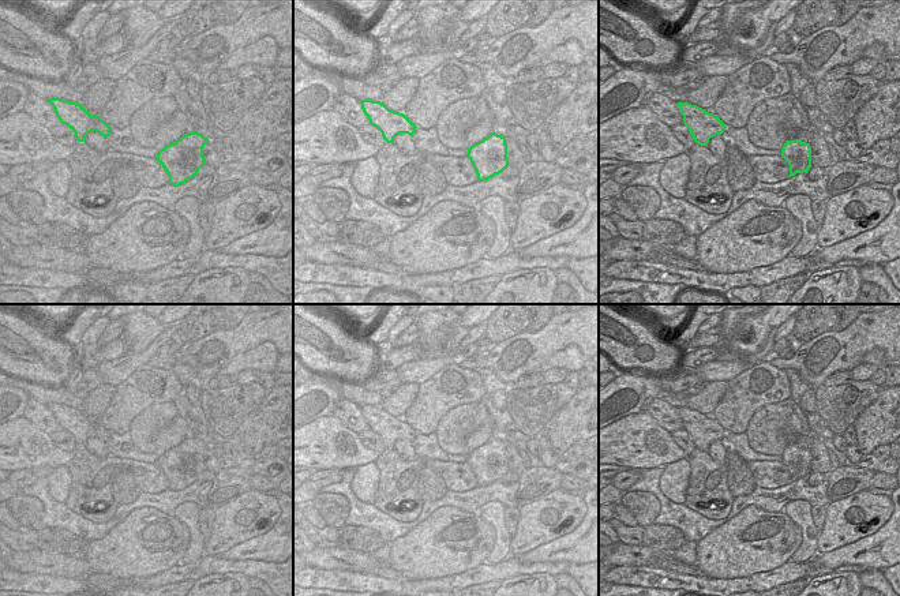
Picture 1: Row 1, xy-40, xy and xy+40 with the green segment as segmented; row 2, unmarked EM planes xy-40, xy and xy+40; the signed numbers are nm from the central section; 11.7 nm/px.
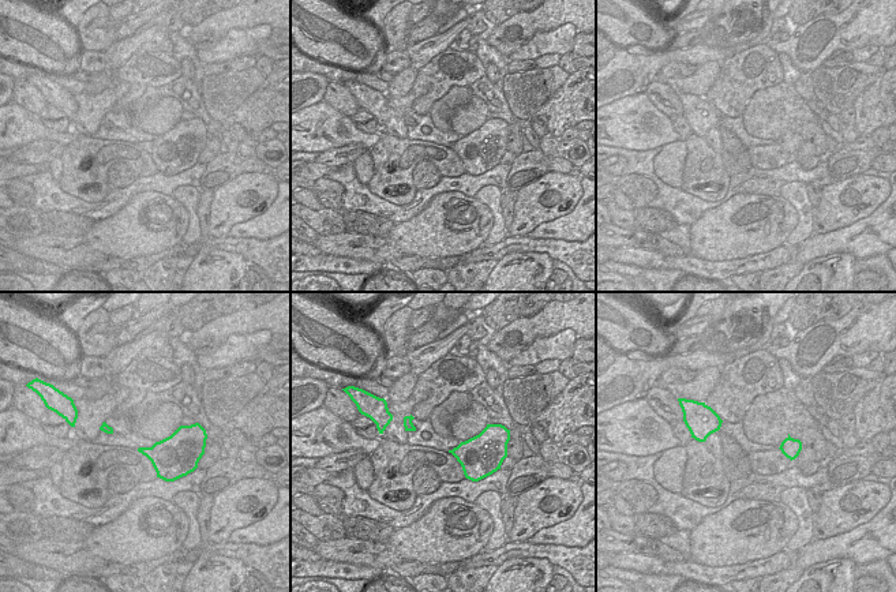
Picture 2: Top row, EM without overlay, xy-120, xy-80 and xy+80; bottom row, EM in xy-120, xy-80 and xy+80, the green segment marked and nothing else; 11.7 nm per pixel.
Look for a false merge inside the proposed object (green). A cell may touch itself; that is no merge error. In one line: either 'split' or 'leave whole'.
leave whole

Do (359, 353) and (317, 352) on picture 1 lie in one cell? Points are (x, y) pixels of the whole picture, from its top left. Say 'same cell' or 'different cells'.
same cell

